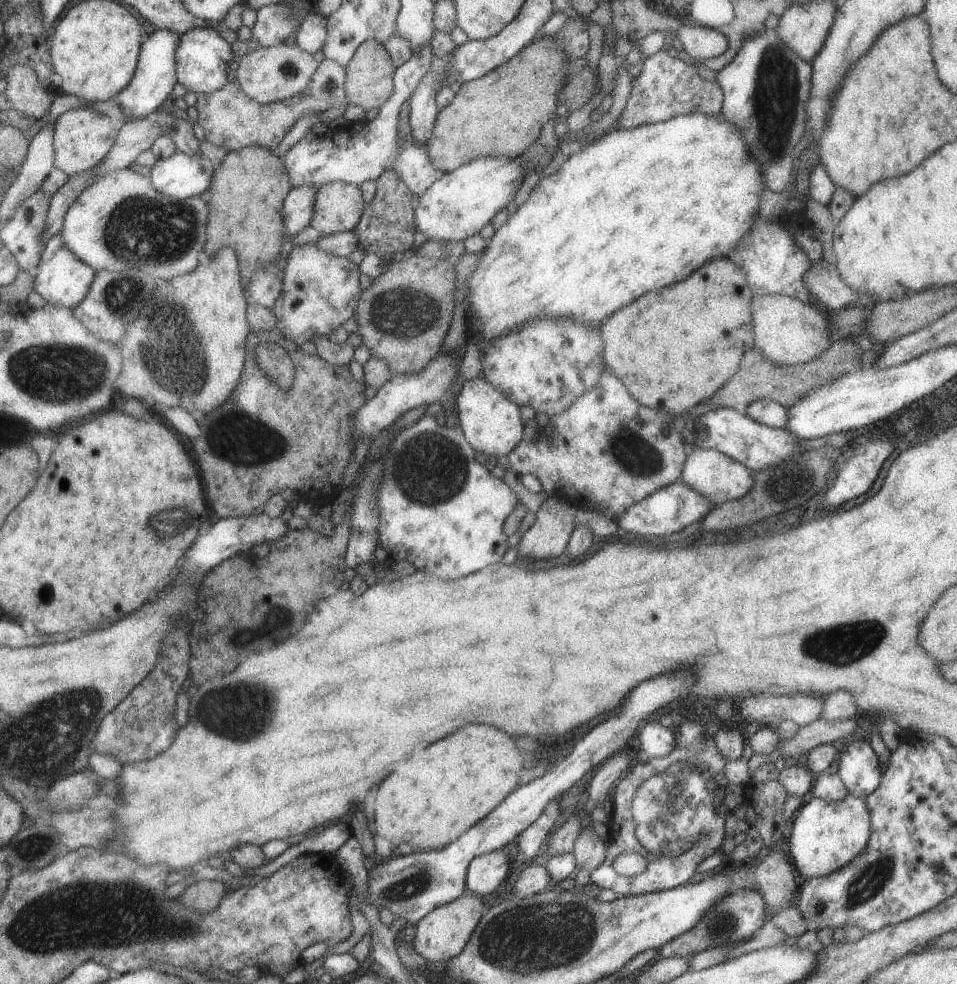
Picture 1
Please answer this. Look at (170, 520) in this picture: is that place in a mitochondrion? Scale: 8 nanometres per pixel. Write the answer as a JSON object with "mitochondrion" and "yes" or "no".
{"mitochondrion":"yes"}

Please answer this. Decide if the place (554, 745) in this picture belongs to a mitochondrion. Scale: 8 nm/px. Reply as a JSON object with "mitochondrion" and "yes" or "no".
{"mitochondrion":"no"}

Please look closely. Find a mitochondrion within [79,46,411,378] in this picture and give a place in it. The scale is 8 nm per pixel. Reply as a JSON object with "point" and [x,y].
{"point":[137,227]}

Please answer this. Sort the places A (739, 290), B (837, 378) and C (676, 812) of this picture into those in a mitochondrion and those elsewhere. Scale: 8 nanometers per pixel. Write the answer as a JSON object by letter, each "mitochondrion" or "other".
{"A":"other","B":"other","C":"mitochondrion"}

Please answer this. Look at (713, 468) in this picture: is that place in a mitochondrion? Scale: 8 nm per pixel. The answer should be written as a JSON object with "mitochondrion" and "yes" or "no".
{"mitochondrion":"no"}

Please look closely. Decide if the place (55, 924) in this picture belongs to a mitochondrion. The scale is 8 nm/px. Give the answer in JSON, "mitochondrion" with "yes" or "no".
{"mitochondrion":"yes"}

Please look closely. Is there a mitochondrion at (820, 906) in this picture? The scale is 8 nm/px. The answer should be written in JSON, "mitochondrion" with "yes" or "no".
{"mitochondrion":"yes"}

